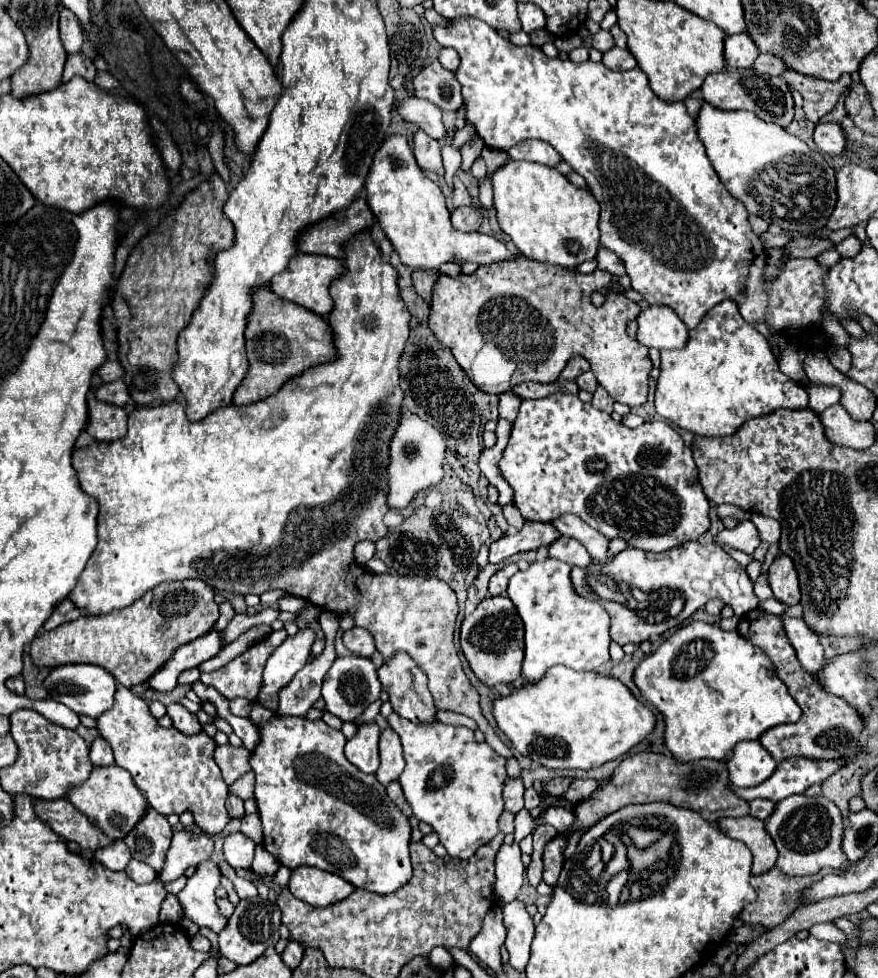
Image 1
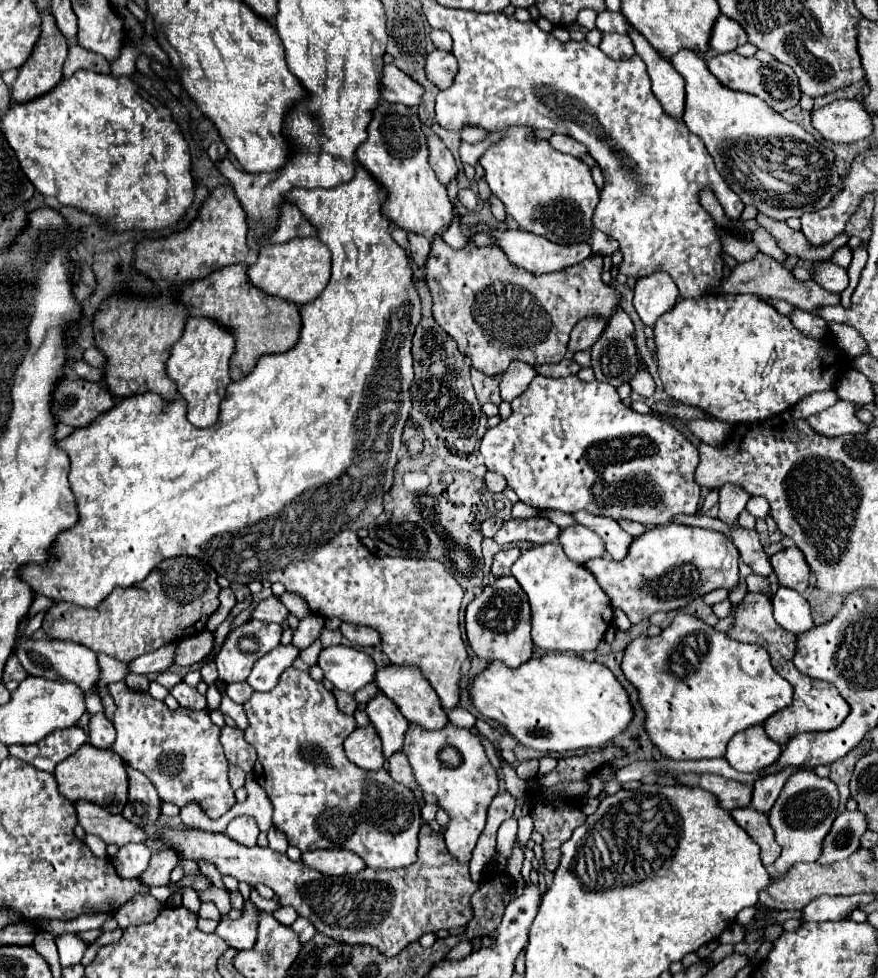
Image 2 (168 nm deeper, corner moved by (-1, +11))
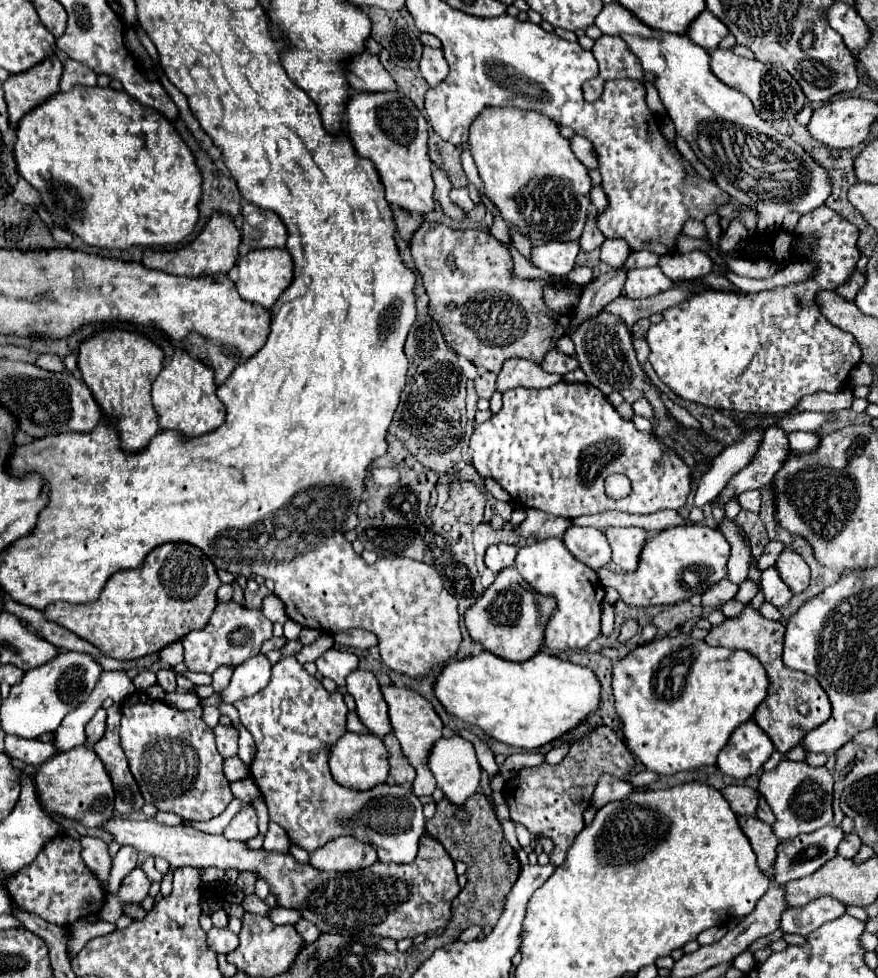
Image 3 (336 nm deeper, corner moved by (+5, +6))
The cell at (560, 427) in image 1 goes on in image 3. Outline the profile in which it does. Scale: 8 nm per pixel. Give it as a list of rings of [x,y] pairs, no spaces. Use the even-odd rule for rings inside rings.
[[[558,382],[548,388],[516,388],[502,394],[504,406],[488,422],[478,424],[472,438],[472,464],[484,478],[494,478],[516,504],[522,508],[538,508],[542,512],[576,518],[584,514],[600,514],[620,510],[630,514],[654,514],[658,510],[678,510],[686,504],[690,492],[690,468],[674,448],[666,448],[656,436],[636,430],[632,420],[624,420],[608,398],[592,384]],[[610,474],[624,474],[632,482],[628,496],[620,500],[608,498],[604,482]]]

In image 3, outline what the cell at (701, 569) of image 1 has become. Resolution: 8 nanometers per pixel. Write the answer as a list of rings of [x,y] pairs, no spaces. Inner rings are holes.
[[[686,524],[652,534],[640,552],[638,568],[634,572],[618,574],[610,572],[608,568],[598,568],[596,574],[604,588],[618,590],[620,600],[632,608],[668,606],[702,594],[710,586],[718,584],[722,578],[726,578],[728,556],[730,544],[726,542],[720,530],[698,524]]]

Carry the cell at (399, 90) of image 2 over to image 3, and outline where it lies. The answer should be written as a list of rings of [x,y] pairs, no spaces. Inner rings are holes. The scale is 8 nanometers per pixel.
[[[370,52],[360,54],[354,58],[354,62],[348,66],[348,80],[352,82],[356,92],[398,92],[398,84],[392,80],[392,76],[386,72],[386,68],[380,64],[378,56],[372,56]]]

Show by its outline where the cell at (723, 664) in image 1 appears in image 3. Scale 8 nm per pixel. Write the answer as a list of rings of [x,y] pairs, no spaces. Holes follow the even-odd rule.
[[[690,634],[666,636],[648,644],[636,646],[612,668],[612,688],[616,698],[616,712],[622,720],[626,746],[640,758],[640,762],[658,774],[676,774],[700,766],[714,766],[718,752],[726,746],[730,734],[744,722],[752,720],[754,710],[768,696],[768,676],[762,664],[744,650],[716,648]]]

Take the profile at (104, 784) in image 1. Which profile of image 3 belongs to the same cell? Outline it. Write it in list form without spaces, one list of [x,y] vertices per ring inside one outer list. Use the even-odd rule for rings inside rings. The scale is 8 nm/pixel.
[[[78,746],[68,752],[54,756],[40,766],[36,772],[36,786],[40,792],[40,800],[46,812],[58,812],[70,820],[82,822],[86,828],[102,826],[112,818],[114,812],[114,788],[112,780],[98,760],[96,752],[88,746]]]

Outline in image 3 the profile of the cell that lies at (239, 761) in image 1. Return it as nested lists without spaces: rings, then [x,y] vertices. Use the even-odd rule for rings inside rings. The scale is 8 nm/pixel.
[[[216,726],[216,746],[222,758],[234,758],[238,756],[238,732],[234,726]]]

